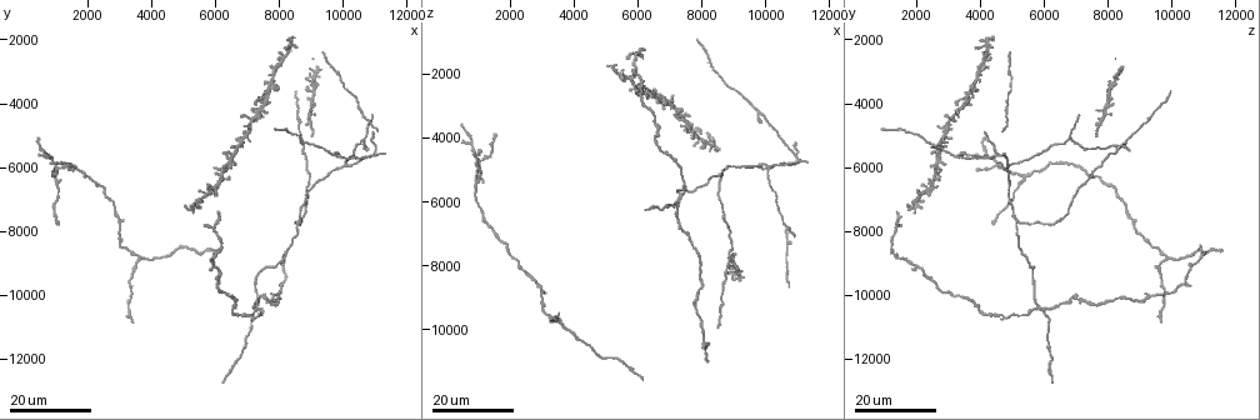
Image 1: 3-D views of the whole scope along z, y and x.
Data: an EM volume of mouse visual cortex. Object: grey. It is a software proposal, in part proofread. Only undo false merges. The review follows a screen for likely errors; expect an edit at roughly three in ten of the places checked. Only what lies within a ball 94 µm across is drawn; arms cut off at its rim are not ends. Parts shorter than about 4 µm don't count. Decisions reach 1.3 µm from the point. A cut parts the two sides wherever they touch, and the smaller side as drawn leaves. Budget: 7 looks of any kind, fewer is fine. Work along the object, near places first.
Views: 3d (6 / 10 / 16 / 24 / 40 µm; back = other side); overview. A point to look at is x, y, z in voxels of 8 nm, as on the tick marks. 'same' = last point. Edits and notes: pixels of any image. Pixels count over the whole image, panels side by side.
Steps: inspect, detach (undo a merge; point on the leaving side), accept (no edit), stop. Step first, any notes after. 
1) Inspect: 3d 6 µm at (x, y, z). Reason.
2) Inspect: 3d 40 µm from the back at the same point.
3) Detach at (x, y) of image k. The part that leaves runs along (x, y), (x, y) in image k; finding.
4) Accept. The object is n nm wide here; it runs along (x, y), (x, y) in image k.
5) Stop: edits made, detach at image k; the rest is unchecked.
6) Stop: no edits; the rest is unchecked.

Inspect: 3d 24 µm at (10700, 5000, 6800). Three arms meet.

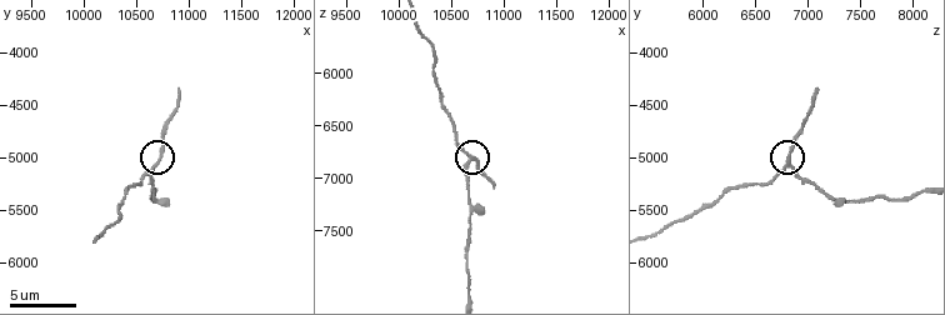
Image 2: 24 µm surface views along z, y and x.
Inspect: 3d 6 µm at (10700, 5060, 6820).

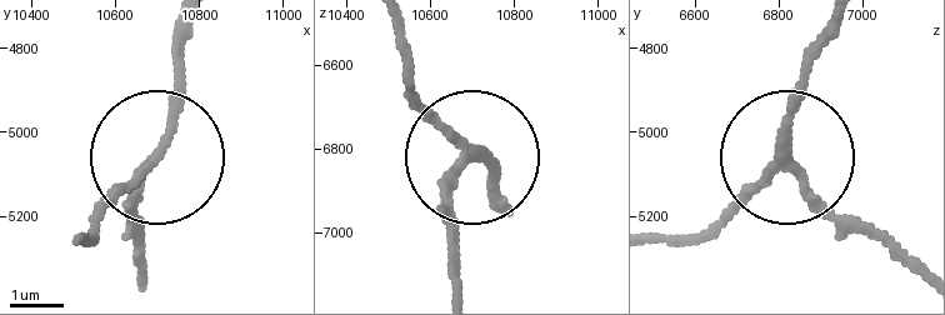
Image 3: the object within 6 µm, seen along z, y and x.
Detach at (135, 218) of image 3. The part that leaves runs along (145, 165), (131, 200), (141, 268) in image 3; two cells meet here.

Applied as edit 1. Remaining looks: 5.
Inspect: overview.

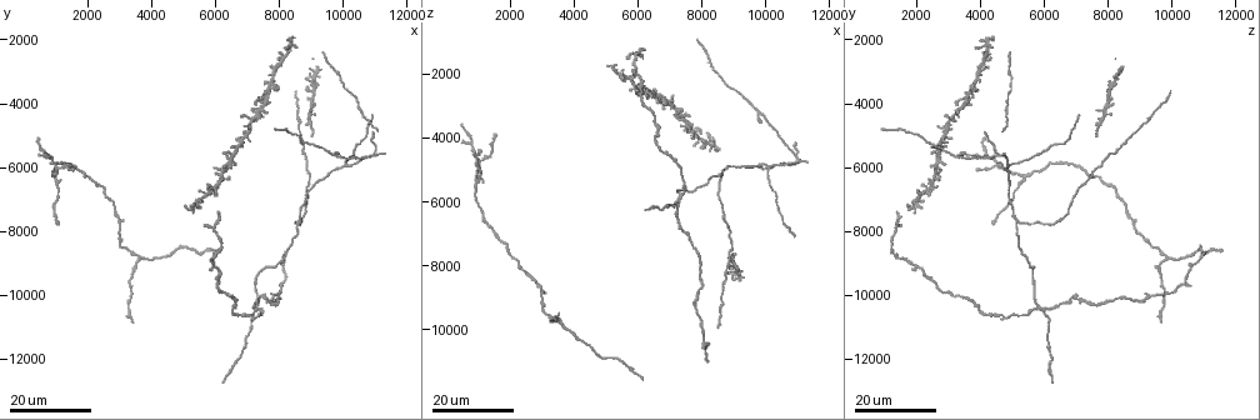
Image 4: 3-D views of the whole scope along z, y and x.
Inspect: 3d 16 µm at (8600, 4600, 9200). Calibre changes.

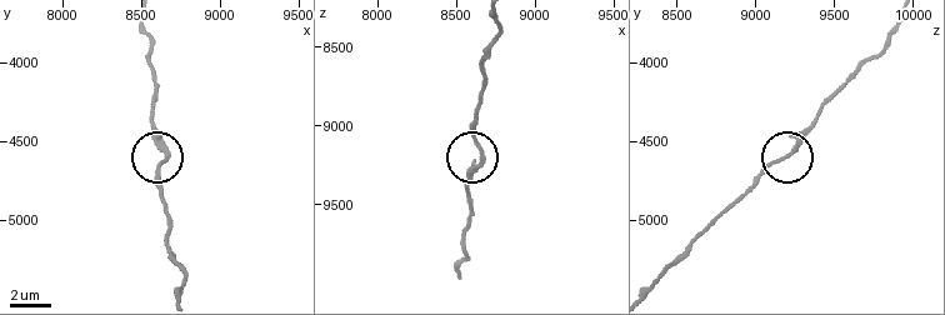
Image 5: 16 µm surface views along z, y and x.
Inspect: 3d 10 µm at (8640, 4600, 9180).

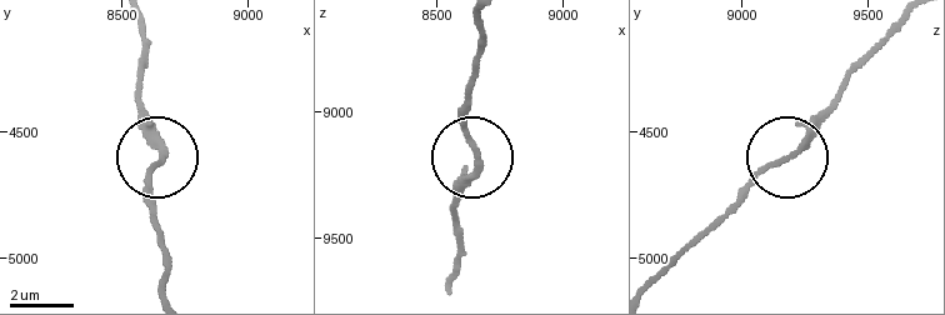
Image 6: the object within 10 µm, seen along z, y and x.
Accept. It runs along (651, 283), (835, 100) in image 6; continuous, no second cell.

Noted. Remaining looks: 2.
Inspect: 3d 16 µm at (1000, 6300, 5400). Thin arm on a thick one.

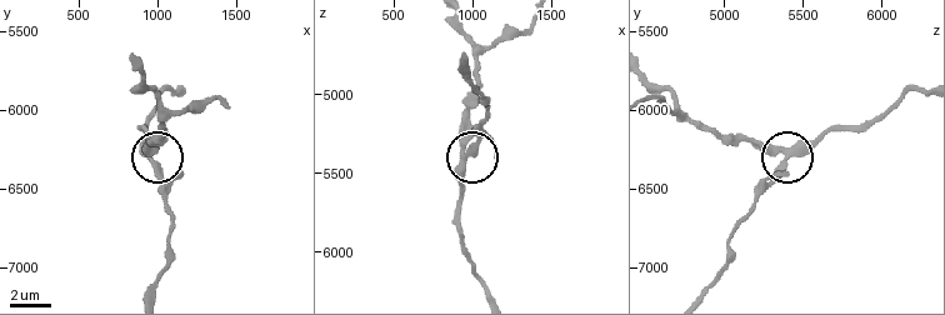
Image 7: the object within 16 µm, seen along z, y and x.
Inspect: 3d 10 µm at (980, 6340, 5360). Closer look.

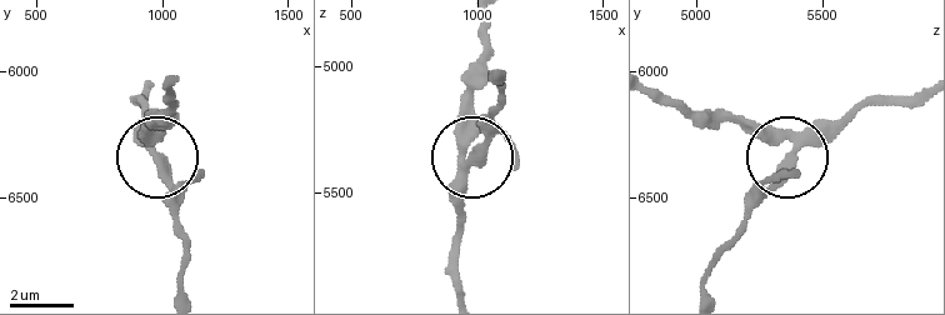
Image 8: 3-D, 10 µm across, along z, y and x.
Accept. The object is 320 nm wide here; one cell here.

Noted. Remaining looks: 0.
Stop: edits made, detach at image 3; the rest is unchecked.

